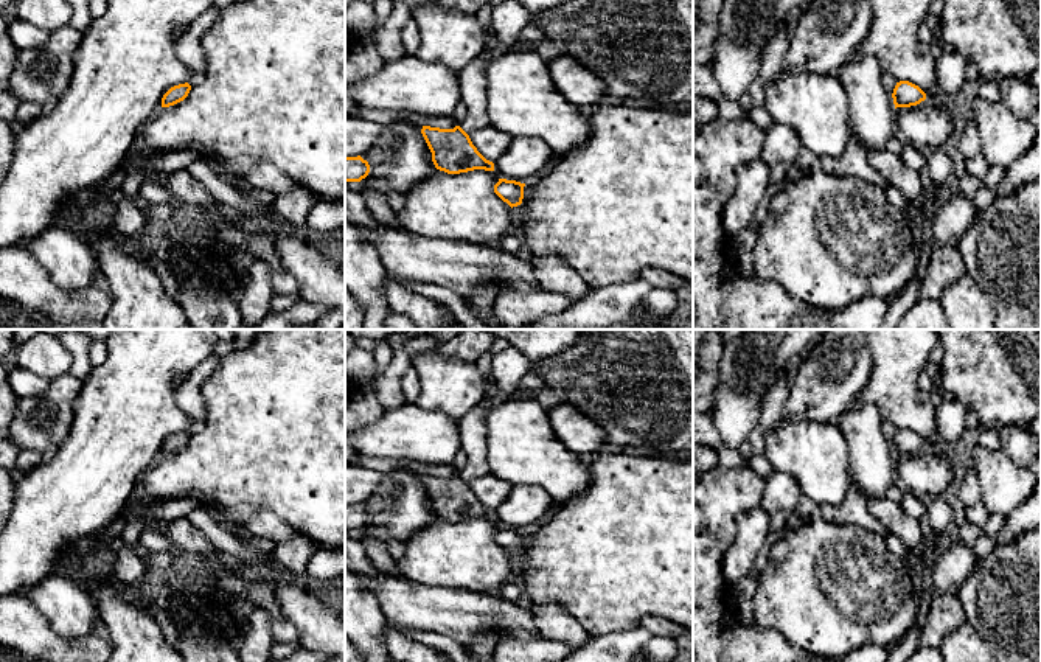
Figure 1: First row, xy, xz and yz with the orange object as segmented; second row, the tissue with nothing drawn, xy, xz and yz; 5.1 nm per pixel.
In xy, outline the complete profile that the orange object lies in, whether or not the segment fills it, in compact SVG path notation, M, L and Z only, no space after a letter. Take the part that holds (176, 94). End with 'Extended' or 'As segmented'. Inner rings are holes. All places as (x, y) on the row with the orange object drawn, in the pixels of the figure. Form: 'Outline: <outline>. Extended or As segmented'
Outline: M188 82L171 87L162 98L162 107L174 106L183 101L191 90Z. As segmented

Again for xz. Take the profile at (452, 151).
Outline: M423 126L421 134L432 152L432 162L437 169L447 174L474 169L494 171L494 163L477 151L460 126L454 129Z. As segmented

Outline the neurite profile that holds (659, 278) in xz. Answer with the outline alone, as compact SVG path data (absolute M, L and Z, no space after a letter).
M645 267L642 270L640 280L643 280L645 283L648 283L656 289L670 289L670 291L679 291L681 287L688 284L681 277L668 270L654 269L654 267Z

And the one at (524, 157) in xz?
M513 138L508 149L494 162L500 179L528 183L547 165L553 151L539 138Z

